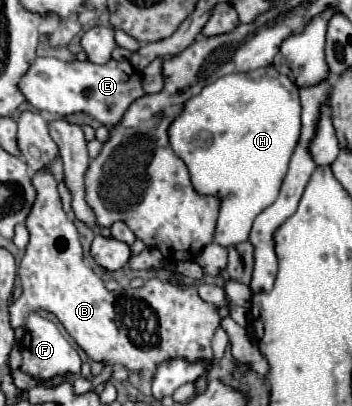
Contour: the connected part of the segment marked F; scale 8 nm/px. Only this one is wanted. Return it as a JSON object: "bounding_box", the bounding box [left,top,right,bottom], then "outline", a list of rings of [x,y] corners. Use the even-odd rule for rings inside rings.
{"bounding_box":[22,314,80,380],"outline":[[[30,314],[28,322],[26,322],[26,334],[22,340],[22,370],[32,374],[34,378],[42,378],[42,380],[50,380],[56,378],[64,372],[80,372],[80,356],[76,352],[76,348],[60,334],[60,330],[56,328],[54,322],[50,322],[48,318],[40,316],[40,314]]]}

